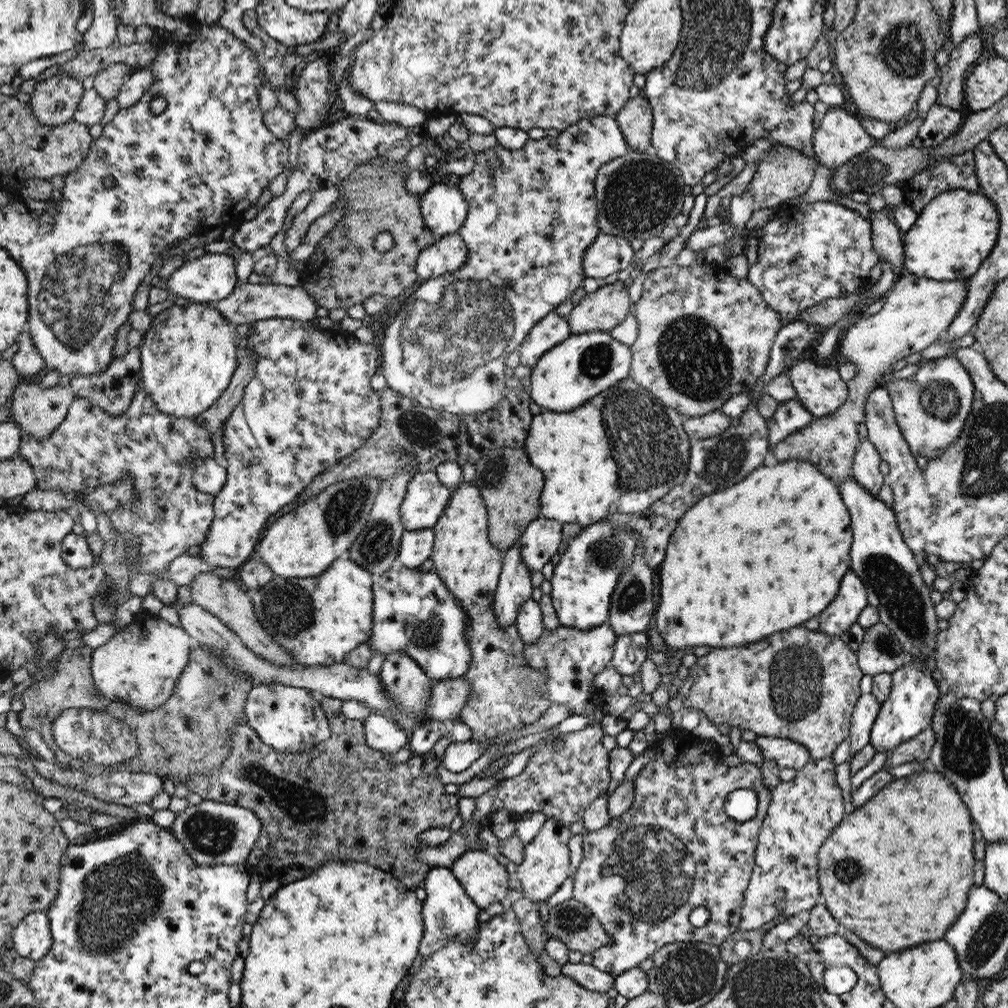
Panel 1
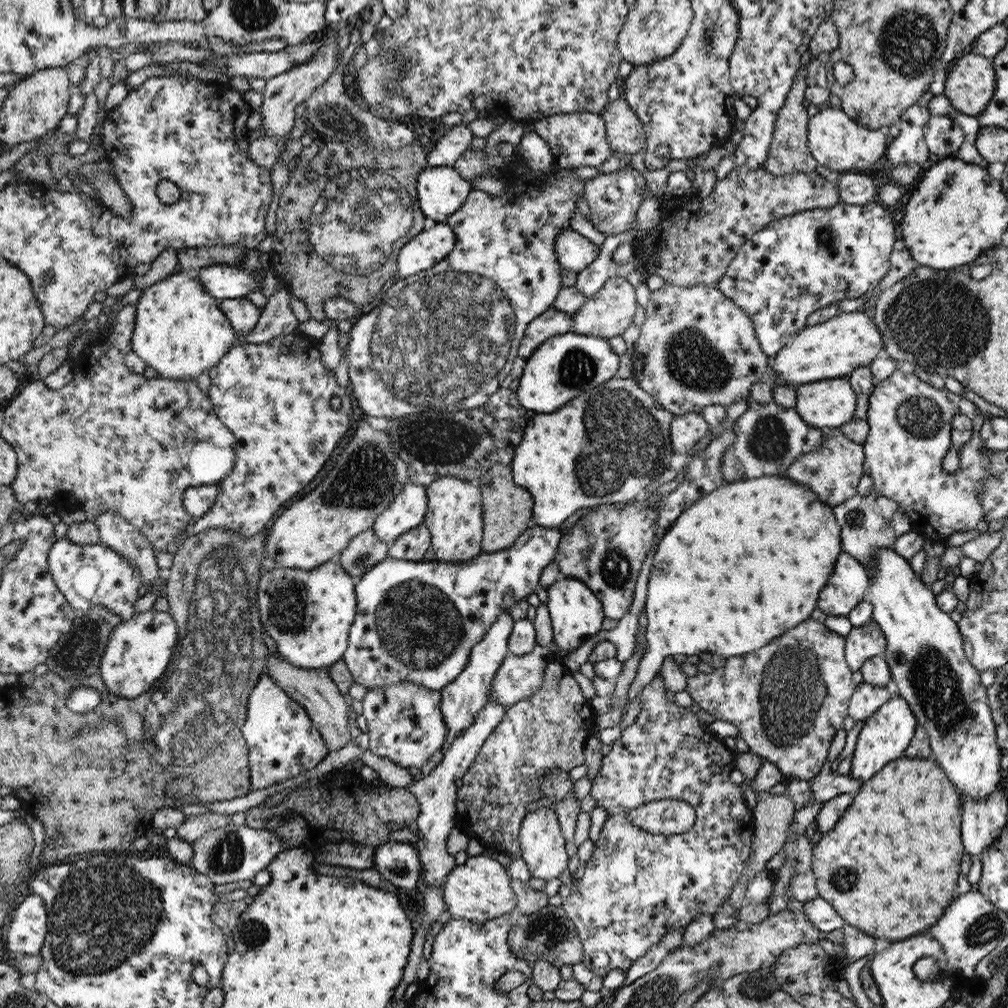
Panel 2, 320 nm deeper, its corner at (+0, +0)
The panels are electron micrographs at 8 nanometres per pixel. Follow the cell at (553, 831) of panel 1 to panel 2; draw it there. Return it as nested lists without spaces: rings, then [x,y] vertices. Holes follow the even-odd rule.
[[[542,806],[533,812],[525,813],[521,821],[518,842],[522,860],[526,862],[531,876],[545,881],[560,876],[568,866],[568,854],[566,854],[565,836],[562,836],[562,825],[559,823],[559,818],[556,818],[555,810]]]

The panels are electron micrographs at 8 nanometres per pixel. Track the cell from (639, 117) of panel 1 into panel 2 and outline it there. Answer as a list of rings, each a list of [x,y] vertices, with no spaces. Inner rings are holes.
[[[620,97],[612,101],[600,115],[604,121],[606,139],[612,151],[631,156],[646,150],[646,126],[627,100]]]

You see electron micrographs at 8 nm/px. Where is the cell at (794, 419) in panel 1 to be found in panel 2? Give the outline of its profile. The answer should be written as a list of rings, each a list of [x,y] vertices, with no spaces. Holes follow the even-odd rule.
[[[749,400],[747,410],[733,424],[735,441],[724,451],[723,479],[728,483],[760,476],[786,476],[793,462],[804,454],[819,450],[828,429],[817,429],[803,420],[795,407],[778,403],[760,404]]]

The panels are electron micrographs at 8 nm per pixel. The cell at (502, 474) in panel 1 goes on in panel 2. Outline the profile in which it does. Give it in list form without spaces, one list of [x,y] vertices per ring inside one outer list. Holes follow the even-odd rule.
[[[493,464],[480,477],[478,486],[483,495],[483,524],[488,524],[483,526],[482,550],[489,553],[511,547],[532,523],[534,497],[515,483],[508,464]]]

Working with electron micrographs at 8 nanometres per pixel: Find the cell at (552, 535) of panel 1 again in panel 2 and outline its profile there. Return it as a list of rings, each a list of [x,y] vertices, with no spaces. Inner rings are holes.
[[[531,523],[511,547],[496,552],[483,551],[476,558],[464,562],[409,561],[387,557],[376,563],[356,583],[356,596],[360,596],[360,616],[355,616],[352,648],[348,648],[347,655],[342,659],[355,683],[370,690],[386,689],[408,681],[442,692],[466,670],[475,645],[485,638],[502,610],[537,590],[540,572],[555,561],[560,539],[562,533],[556,527],[544,528]]]

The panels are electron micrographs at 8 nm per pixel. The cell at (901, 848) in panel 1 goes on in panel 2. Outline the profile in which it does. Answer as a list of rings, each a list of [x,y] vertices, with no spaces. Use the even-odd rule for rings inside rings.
[[[903,756],[892,761],[872,779],[861,784],[858,792],[854,794],[853,803],[846,809],[843,817],[832,827],[832,830],[823,833],[821,839],[815,844],[814,873],[818,881],[819,897],[832,905],[848,925],[864,930],[875,938],[884,938],[890,942],[901,941],[929,930],[942,916],[944,908],[955,899],[955,896],[952,898],[952,894],[954,894],[954,888],[960,876],[960,862],[964,858],[962,840],[960,840],[960,820],[963,811],[961,803],[957,786],[934,760],[910,759]]]

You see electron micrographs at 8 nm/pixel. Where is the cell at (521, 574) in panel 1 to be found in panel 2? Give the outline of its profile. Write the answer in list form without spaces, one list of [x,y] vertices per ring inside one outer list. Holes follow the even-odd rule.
[[[508,611],[500,613],[496,621],[491,625],[485,638],[476,644],[471,652],[470,663],[448,687],[442,690],[442,711],[447,723],[447,740],[442,746],[442,753],[448,751],[448,747],[455,742],[461,732],[467,730],[476,719],[476,716],[488,703],[488,693],[492,690],[492,682],[497,671],[510,653],[510,640],[515,621]]]

